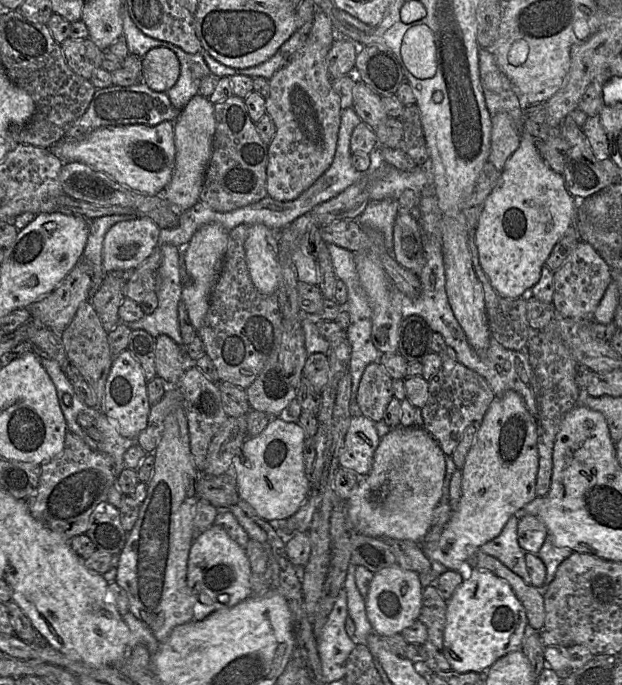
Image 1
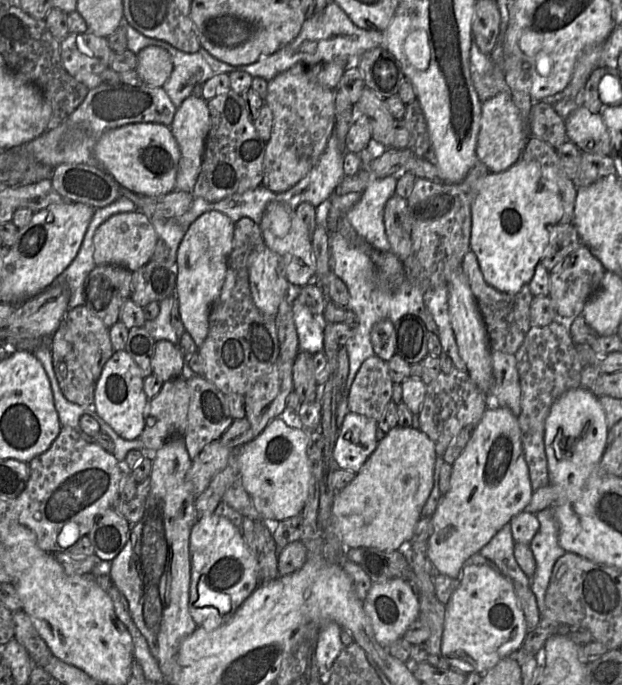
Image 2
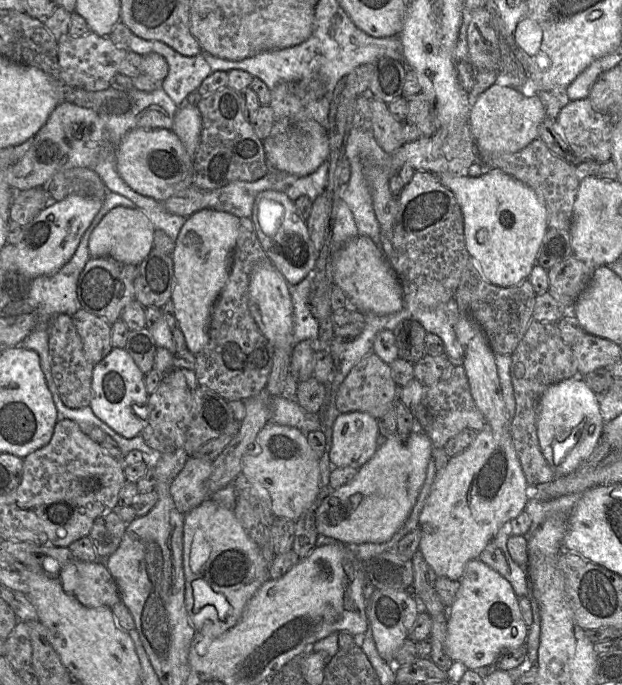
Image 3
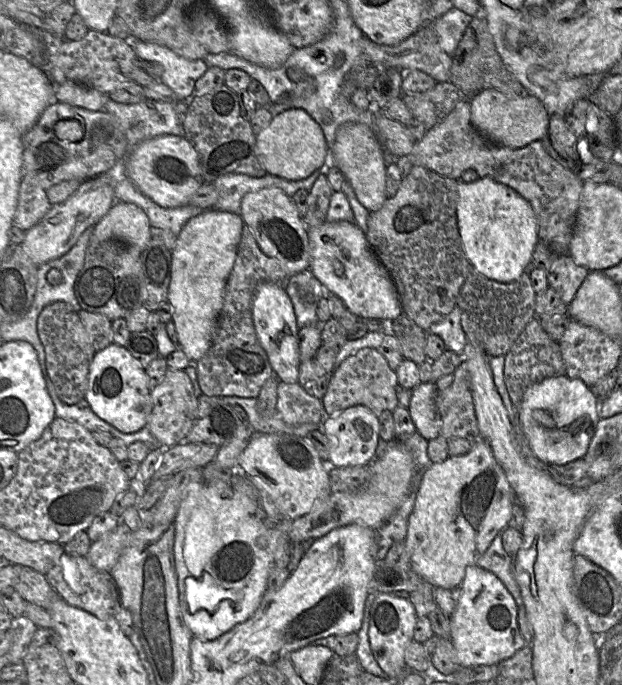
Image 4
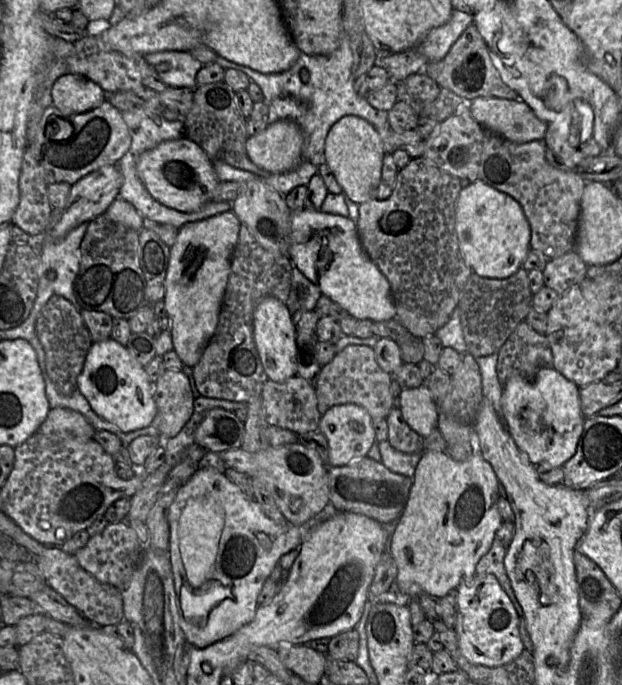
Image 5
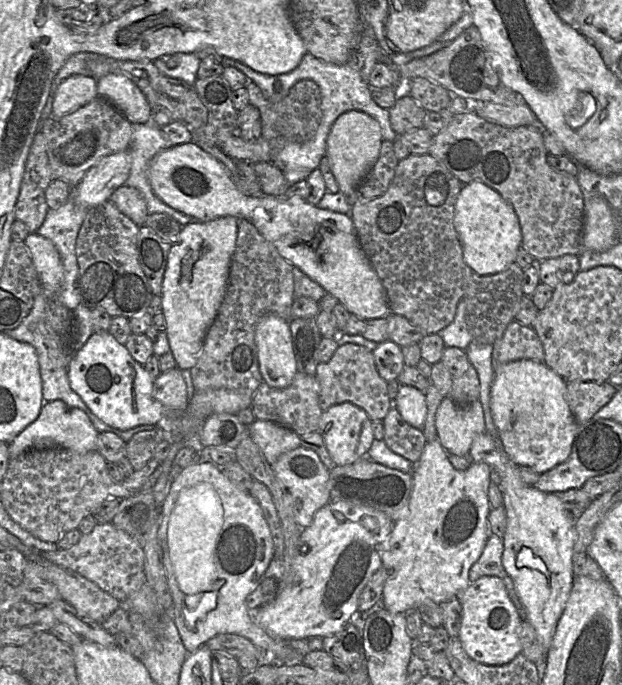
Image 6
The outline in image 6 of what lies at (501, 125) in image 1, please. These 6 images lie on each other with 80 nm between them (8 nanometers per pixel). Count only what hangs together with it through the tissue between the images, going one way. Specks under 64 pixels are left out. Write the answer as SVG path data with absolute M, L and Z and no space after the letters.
M480 101L474 102L473 105L474 112L484 120L505 127L528 126L534 127L540 132L546 131L527 104L508 106Z

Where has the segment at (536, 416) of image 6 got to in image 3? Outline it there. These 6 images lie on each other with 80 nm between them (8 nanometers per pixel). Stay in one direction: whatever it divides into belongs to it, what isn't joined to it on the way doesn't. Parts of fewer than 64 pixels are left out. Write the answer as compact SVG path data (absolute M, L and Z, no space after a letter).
M573 377L550 386L541 396L537 409L537 437L541 452L556 477L567 476L579 469L598 446L604 421L601 417L599 396L584 382L582 377Z

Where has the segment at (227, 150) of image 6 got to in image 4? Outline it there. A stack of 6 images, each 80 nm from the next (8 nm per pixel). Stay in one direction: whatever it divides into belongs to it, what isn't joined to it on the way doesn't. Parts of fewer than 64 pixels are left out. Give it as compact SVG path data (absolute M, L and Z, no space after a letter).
M291 108L275 116L269 126L256 135L255 154L267 174L287 180L302 180L324 165L327 142L320 125L305 110Z

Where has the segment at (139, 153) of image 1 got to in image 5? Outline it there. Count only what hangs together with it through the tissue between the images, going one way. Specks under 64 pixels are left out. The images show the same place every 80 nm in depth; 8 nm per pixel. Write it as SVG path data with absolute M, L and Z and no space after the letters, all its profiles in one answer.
M187 137L167 140L142 153L138 159L137 170L151 196L161 204L181 211L200 210L219 184L214 164L205 151Z

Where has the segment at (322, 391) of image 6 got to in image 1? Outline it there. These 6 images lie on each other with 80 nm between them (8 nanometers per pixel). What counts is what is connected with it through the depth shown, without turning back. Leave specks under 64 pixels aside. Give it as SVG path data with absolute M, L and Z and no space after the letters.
M380 363L369 364L363 372L355 399L360 413L375 423L381 421L393 397L392 378Z

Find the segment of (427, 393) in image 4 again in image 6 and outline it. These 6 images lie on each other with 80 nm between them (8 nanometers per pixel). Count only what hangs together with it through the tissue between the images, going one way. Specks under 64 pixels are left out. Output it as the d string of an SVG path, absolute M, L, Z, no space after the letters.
M400 385L394 407L411 426L423 430L427 417L426 395L415 387Z

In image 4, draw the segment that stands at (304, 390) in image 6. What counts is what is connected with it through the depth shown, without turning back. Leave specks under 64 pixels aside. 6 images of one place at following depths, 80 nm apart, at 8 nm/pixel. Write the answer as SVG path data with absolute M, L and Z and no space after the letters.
M279 381L276 414L289 425L320 424L327 417L321 400L309 395L299 383L286 384Z

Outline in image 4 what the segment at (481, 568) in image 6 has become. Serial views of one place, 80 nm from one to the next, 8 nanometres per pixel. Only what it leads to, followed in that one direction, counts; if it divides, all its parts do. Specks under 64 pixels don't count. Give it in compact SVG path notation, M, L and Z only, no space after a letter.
M497 534L476 564L494 573L512 594L518 608L521 608L524 607L523 599L520 588L512 574L511 561L511 556L503 547L501 534Z

